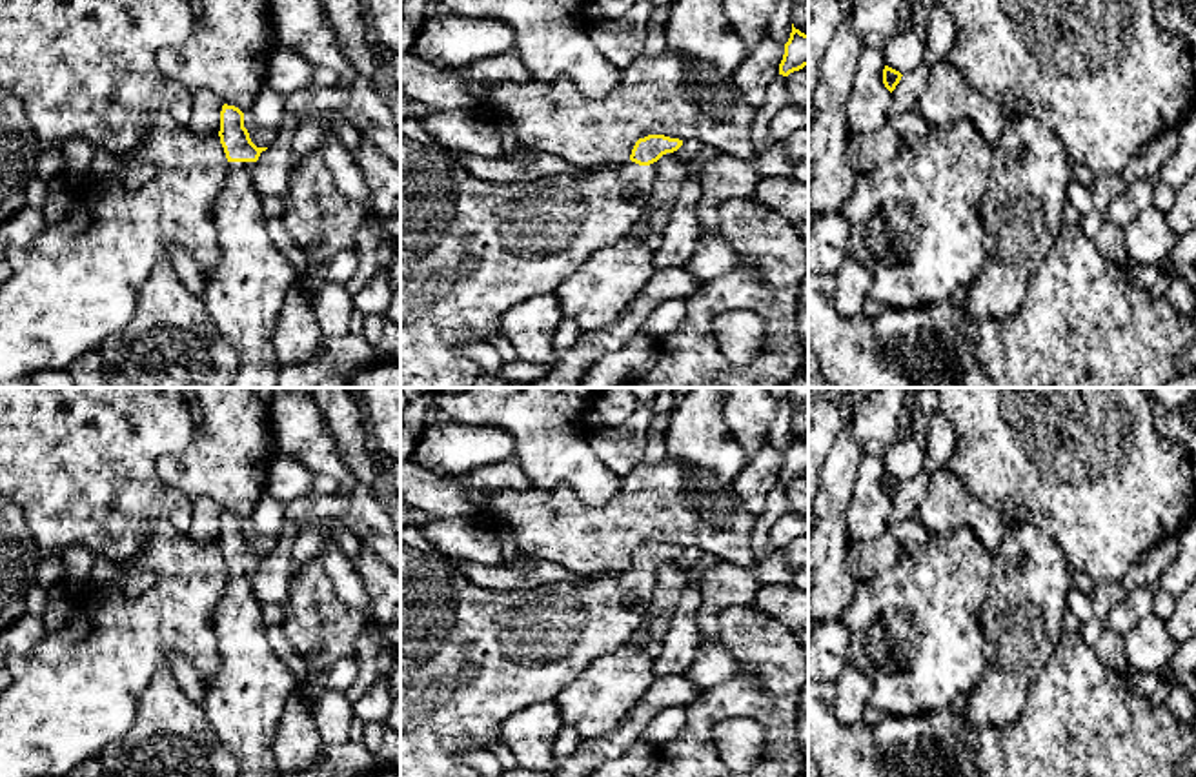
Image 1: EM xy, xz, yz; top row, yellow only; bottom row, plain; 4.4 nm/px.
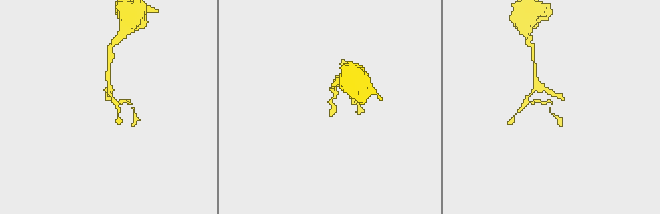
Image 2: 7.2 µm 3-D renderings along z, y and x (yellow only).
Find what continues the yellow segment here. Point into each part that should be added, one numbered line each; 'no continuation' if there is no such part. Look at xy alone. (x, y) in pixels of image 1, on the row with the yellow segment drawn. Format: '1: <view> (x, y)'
1: xy (244, 295)

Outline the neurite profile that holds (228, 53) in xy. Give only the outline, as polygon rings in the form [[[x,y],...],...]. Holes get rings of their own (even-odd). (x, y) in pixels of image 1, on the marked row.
[[[197,0],[200,24],[191,36],[157,56],[158,73],[186,87],[213,91],[244,113],[244,127],[257,147],[271,147],[277,129],[253,118],[253,102],[266,84],[277,44],[271,0]]]

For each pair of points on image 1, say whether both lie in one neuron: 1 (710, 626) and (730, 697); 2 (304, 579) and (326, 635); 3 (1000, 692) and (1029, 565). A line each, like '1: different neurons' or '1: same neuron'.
1: different neurons
2: same neuron
3: same neuron

